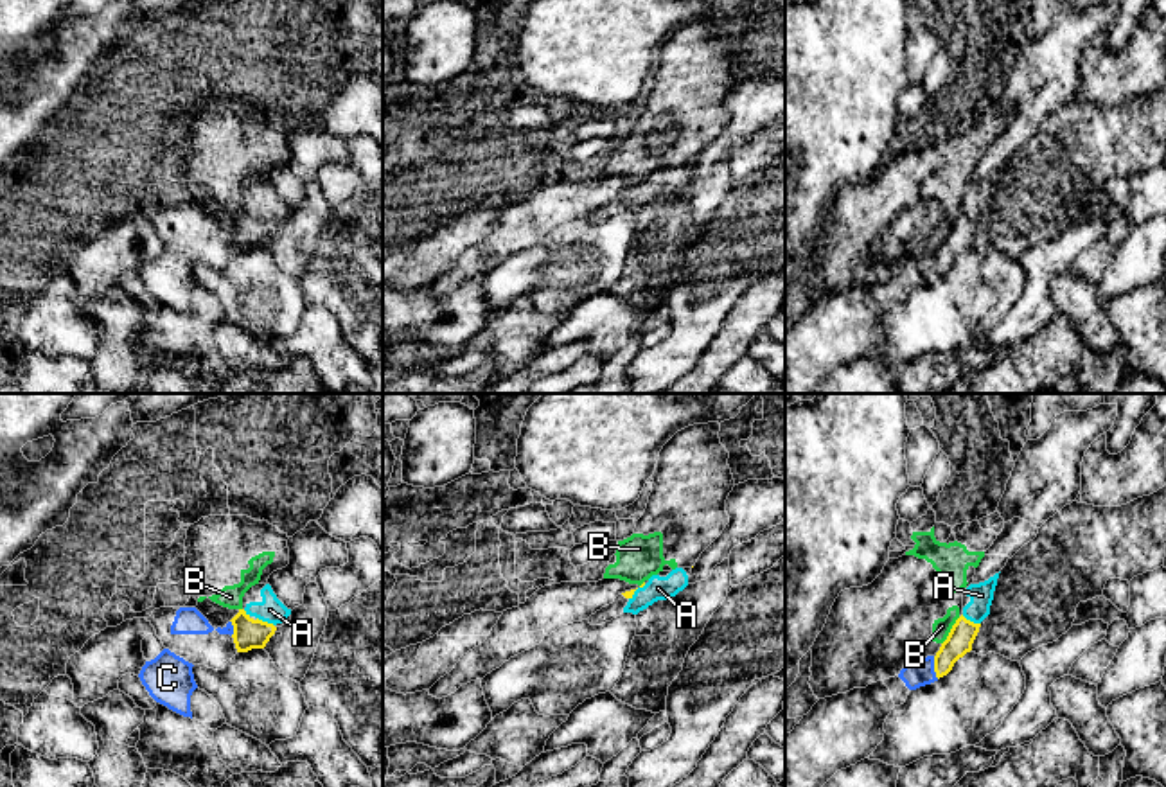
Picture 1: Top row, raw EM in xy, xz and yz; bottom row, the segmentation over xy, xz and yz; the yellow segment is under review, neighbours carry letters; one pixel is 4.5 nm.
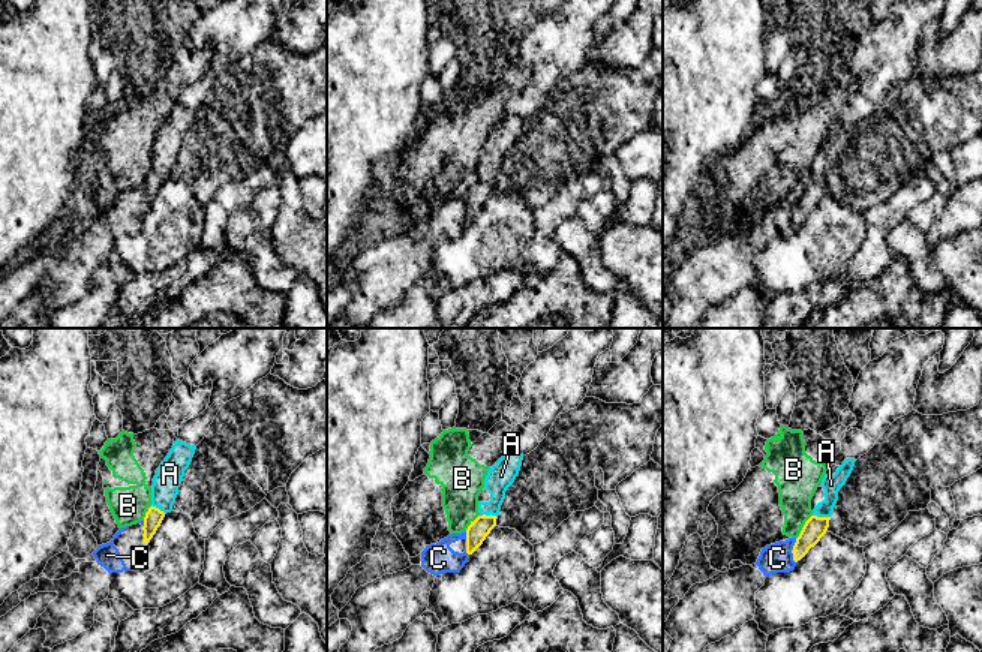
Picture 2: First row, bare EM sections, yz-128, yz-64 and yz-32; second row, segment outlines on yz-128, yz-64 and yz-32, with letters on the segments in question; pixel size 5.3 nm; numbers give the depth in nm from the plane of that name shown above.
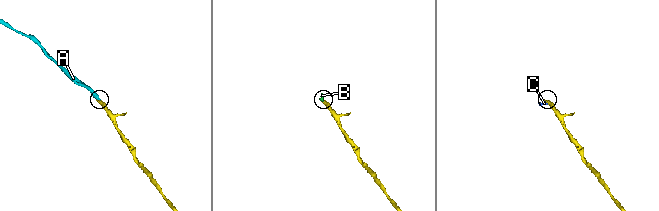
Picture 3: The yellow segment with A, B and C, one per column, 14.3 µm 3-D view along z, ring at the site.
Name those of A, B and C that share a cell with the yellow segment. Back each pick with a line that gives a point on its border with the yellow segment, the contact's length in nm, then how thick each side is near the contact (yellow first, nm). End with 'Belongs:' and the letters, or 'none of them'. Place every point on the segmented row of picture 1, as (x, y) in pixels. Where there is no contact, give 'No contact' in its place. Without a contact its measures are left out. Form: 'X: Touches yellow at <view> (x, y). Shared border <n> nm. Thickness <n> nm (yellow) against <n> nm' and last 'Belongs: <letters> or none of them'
A: Touches yellow at yz (969, 620). Shared border 100 nm. Thickness 120 nm (yellow) against 110 nm
Belongs: A

